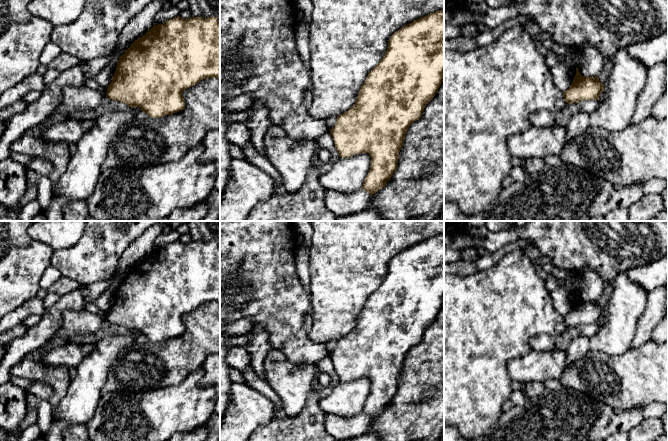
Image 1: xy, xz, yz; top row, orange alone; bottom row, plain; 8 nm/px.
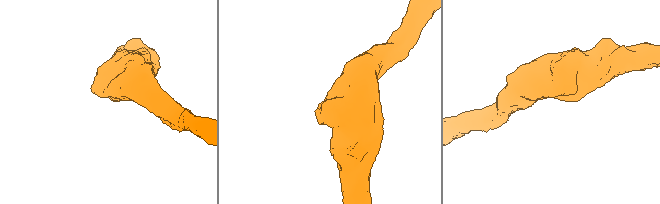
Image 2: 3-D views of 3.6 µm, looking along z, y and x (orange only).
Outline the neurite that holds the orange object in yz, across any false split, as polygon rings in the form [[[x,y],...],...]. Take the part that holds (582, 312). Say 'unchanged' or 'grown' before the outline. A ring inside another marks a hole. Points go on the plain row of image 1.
unchanged | [[[576,292],[576,299],[570,312],[563,316],[567,328],[577,327],[582,324],[599,324],[599,318],[604,316],[605,310],[599,305],[598,300],[584,301]]]

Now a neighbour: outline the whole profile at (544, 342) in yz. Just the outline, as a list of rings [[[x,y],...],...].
[[[595,323],[582,324],[577,327],[567,328],[560,335],[550,335],[546,333],[537,335],[529,340],[529,344],[534,351],[566,351],[570,342],[578,335],[587,337],[594,336],[599,332],[601,327],[601,325]]]

